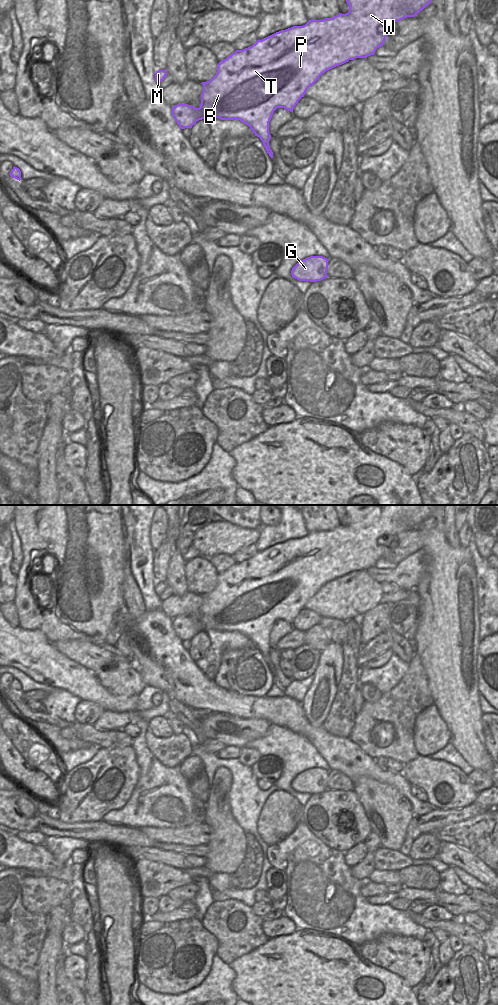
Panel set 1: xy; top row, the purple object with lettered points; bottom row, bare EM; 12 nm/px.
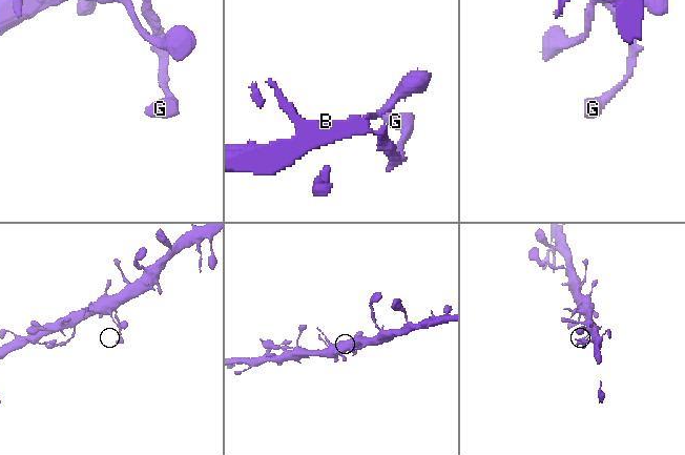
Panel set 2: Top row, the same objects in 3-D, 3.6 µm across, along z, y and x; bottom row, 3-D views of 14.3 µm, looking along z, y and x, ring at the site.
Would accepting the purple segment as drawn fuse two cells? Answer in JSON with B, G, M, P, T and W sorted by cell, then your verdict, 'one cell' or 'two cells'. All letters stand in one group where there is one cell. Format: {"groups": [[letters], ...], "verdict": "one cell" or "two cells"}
{"groups": [["B", "G", "M", "P", "T", "W"]], "verdict": "one cell"}

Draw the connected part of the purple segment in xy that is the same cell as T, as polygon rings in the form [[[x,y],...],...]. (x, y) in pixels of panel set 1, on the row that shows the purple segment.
[[[346,0],[347,4],[349,5],[349,12],[346,14],[339,13],[332,18],[325,18],[323,20],[309,20],[303,26],[293,26],[286,30],[281,30],[262,40],[257,40],[255,44],[248,48],[245,48],[243,50],[236,50],[226,59],[219,62],[217,66],[217,73],[210,81],[201,83],[203,85],[203,92],[201,94],[200,107],[196,108],[188,104],[177,104],[172,107],[172,115],[181,129],[191,129],[197,121],[202,119],[206,120],[208,117],[219,118],[221,120],[240,120],[241,122],[250,127],[255,136],[260,138],[267,153],[271,158],[273,158],[273,152],[269,147],[269,141],[271,139],[271,135],[269,133],[269,122],[272,118],[274,111],[277,108],[284,108],[290,112],[293,112],[294,107],[298,103],[298,101],[302,97],[304,97],[307,89],[311,85],[313,85],[323,73],[336,66],[342,65],[349,60],[354,60],[356,58],[367,58],[368,56],[374,55],[376,49],[383,46],[385,39],[389,34],[389,27],[387,26],[388,23],[398,22],[407,17],[415,17],[420,11],[422,11],[426,6],[428,6],[431,1],[432,0]]]

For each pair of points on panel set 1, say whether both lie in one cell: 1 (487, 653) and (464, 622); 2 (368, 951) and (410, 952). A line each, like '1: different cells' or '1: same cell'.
1: different cells
2: same cell

